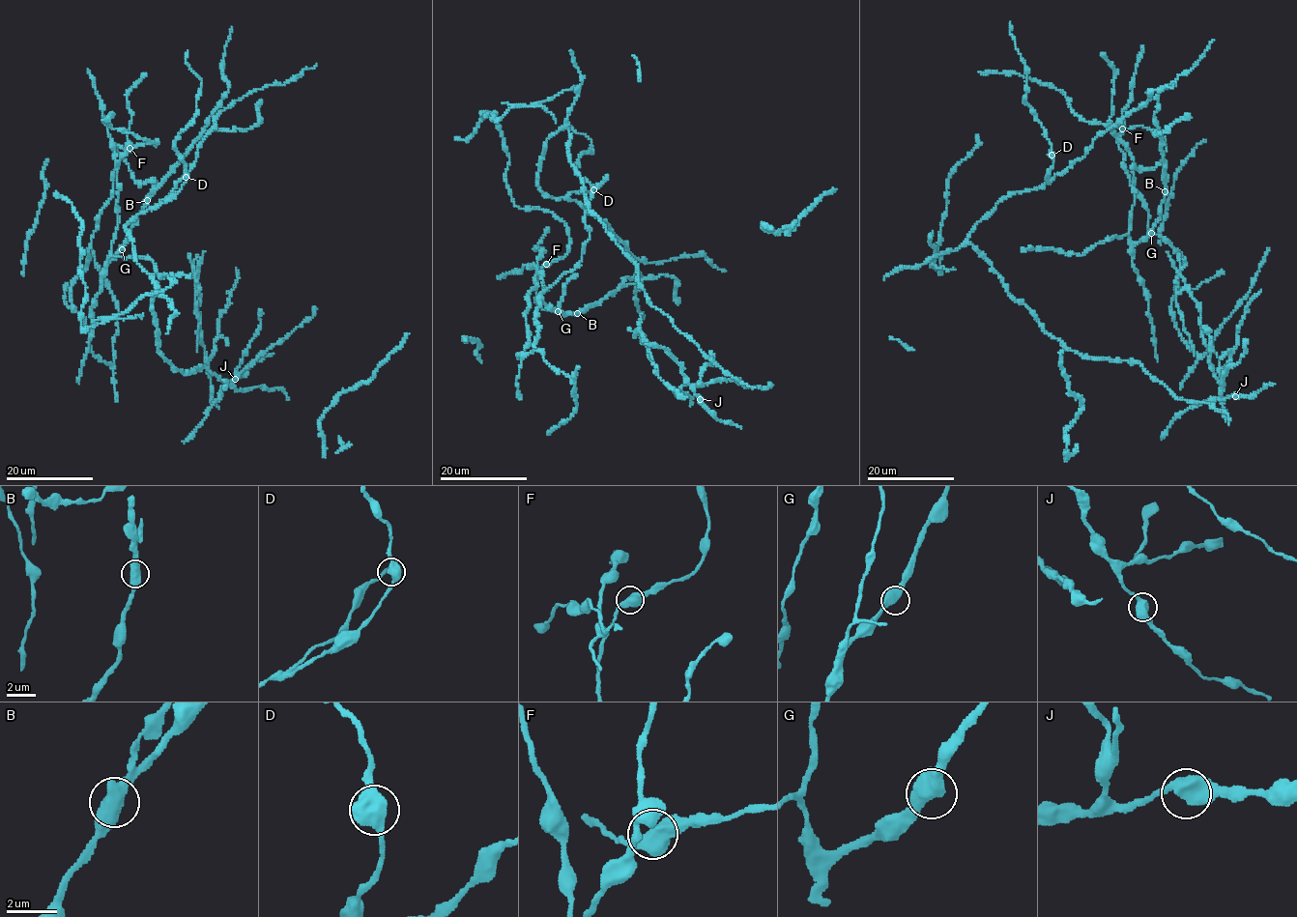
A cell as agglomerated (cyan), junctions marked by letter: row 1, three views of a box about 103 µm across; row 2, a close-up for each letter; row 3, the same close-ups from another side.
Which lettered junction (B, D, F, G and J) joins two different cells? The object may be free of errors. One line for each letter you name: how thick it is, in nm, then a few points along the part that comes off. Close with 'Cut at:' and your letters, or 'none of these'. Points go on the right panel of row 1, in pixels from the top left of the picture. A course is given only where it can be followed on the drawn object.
B: 650 nm | (1166, 191), (1167, 174)
Cut at: B

